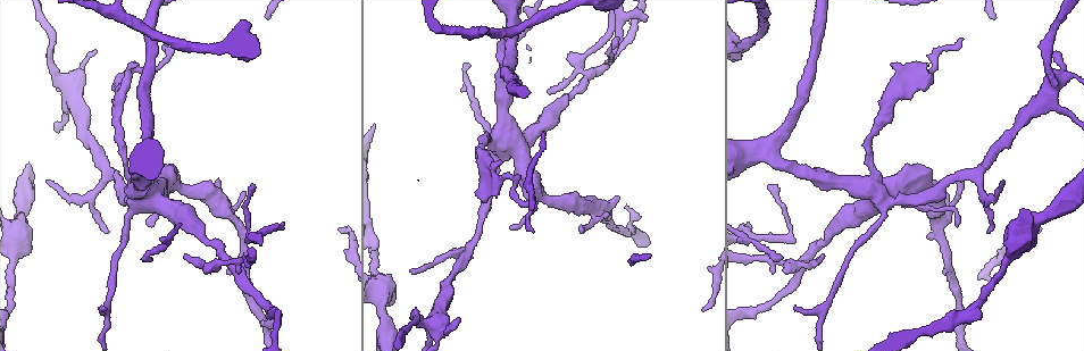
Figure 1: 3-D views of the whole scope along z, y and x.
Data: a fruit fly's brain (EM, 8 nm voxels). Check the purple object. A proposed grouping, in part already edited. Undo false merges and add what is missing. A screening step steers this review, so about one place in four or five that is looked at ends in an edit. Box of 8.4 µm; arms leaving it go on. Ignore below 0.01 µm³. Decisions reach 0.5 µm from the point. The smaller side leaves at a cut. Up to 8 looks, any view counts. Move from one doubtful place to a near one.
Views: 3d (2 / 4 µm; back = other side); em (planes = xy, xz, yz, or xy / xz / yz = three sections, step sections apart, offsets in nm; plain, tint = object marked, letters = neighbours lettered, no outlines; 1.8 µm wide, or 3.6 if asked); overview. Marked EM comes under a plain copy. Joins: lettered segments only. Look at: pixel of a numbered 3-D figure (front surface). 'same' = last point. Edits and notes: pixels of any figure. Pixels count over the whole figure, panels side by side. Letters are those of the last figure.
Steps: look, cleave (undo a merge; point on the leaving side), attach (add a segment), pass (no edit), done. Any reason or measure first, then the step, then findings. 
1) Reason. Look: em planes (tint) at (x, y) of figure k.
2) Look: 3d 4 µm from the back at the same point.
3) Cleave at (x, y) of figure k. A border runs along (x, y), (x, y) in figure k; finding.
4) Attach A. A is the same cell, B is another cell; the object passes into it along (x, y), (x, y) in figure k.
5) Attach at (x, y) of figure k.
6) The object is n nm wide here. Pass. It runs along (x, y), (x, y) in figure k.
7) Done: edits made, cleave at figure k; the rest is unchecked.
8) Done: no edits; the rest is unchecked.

Thin end. Look: em yz step 4 (letters) at (262, 322) of figure 1.

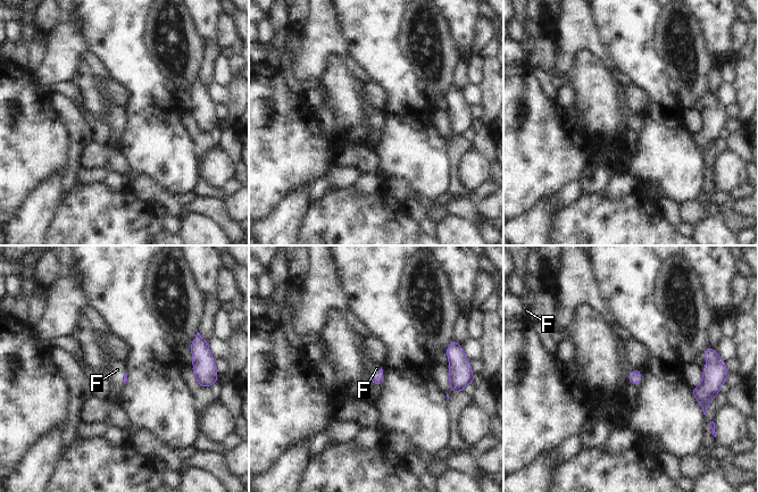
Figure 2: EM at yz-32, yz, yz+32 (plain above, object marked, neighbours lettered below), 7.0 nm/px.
Look: em planes (letters) at the same point.

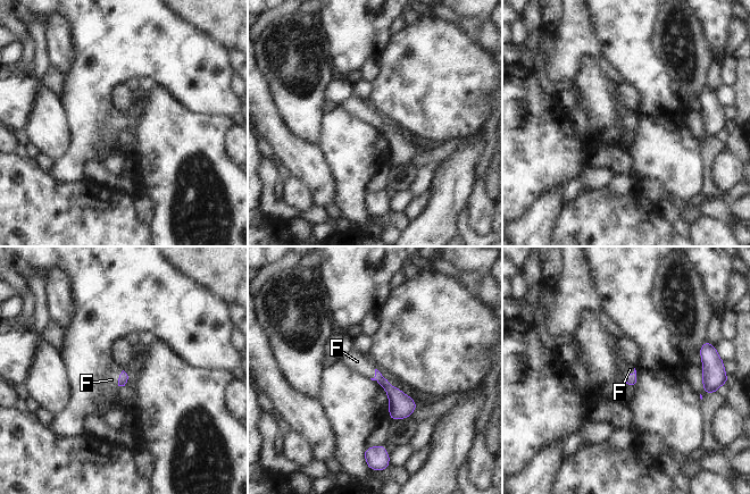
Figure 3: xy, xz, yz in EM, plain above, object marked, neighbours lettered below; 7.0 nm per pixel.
The longest contact is with F, 120 nm. Attach F. F is the same cell; the cell continues.

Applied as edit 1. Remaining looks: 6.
Sharp bend. Look: 3d 4 µm at (516, 144) of figure 1.

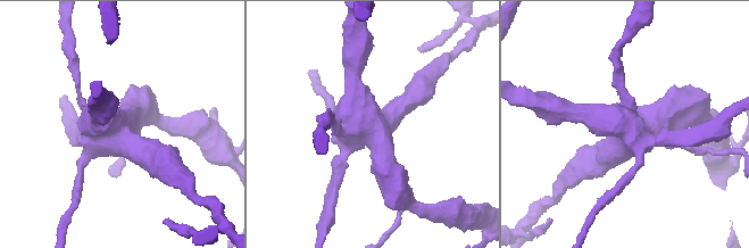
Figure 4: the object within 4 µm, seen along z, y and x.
Look: em xy step 4 (letters) at (371, 126) of figure 4.

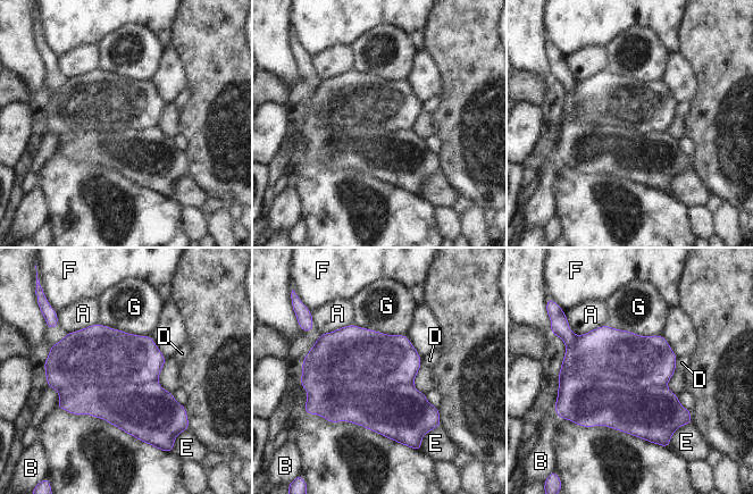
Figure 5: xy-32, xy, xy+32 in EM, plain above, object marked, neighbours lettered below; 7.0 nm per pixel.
The object is 650 nm wide here; the longest contact is with G, 400 nm. Cleave at (586, 402) of figure 5. A, B, D, E, F and G are other cells; two cells meet here.

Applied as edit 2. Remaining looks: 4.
Thin arm on a thick one. Look: 3d 4 µm at (512, 24) of figure 1.

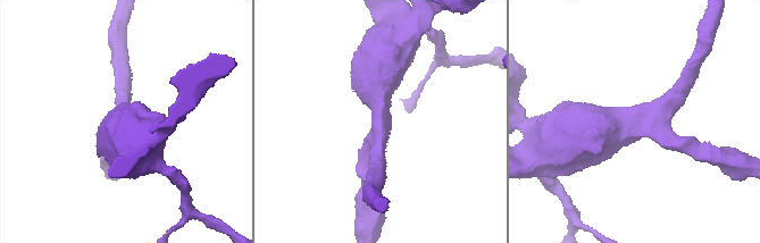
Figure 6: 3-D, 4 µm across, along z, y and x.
3 arms meet here; the arms are 200, 280, 650 nm wide. Look: em planes (letters) at (640, 126) of figure 6.

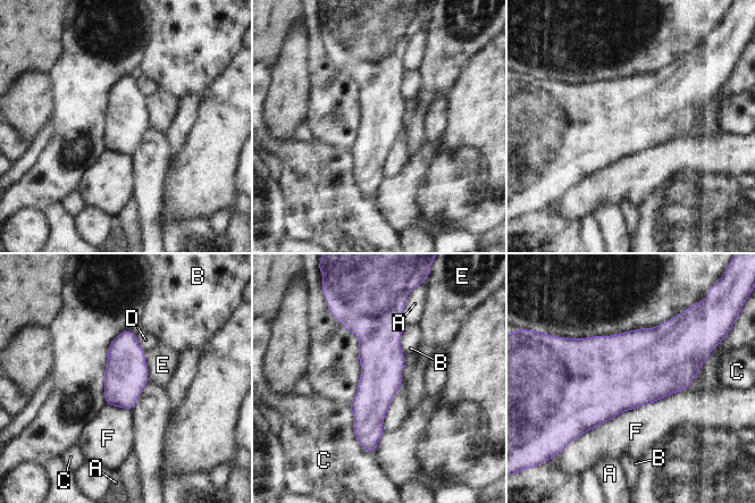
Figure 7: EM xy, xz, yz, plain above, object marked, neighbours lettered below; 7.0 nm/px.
Pass. A, B, C, D, E and F are other cells; a border runs along (148, 370), (149, 374) in figure 7; continuous, no second cell.

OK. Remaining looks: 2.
Done: edits made, attach at figure 3, cleave at figure 5; the rest is unchecked.

